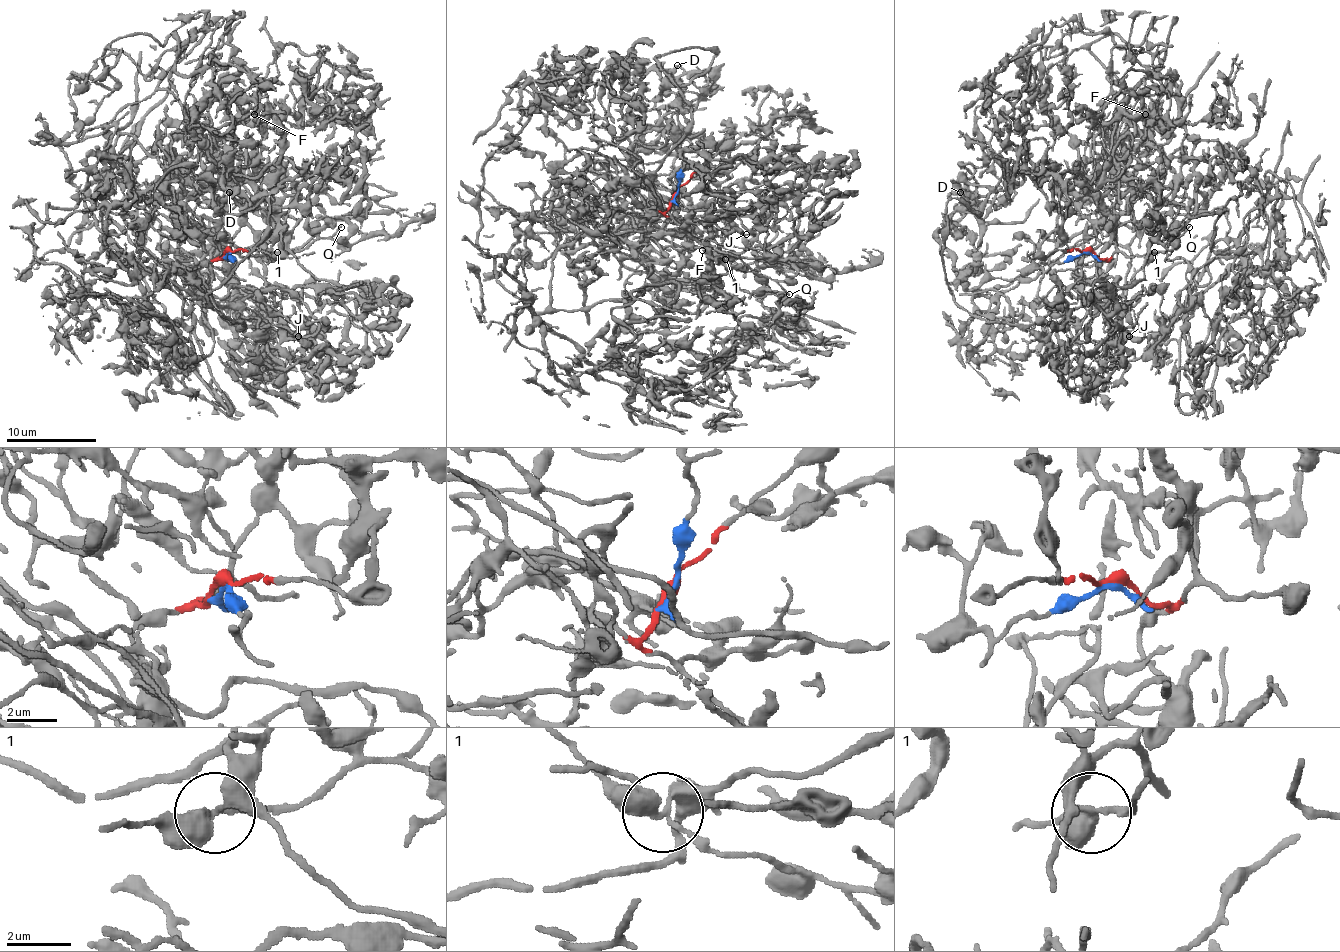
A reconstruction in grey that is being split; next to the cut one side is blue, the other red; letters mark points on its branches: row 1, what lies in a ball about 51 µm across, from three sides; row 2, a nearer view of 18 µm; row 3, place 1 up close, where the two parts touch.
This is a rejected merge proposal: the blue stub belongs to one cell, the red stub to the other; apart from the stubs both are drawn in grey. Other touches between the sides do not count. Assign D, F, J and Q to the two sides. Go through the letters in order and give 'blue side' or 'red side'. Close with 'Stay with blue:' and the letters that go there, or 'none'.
D: blue side
F: blue side
J: blue side
Q: red side
Stay with blue: D, F, J

